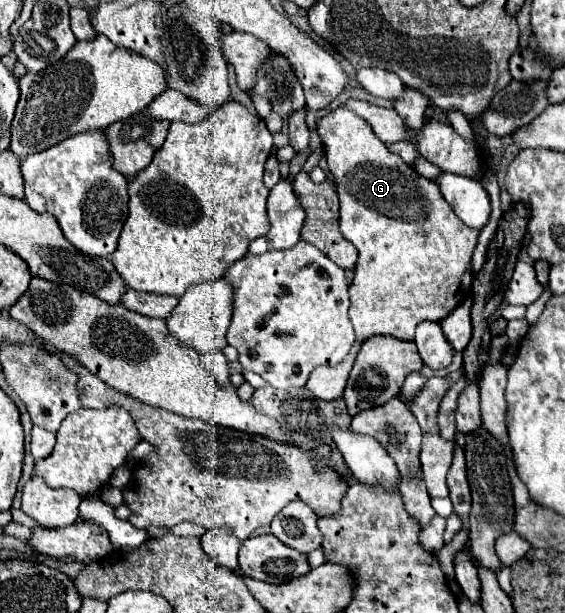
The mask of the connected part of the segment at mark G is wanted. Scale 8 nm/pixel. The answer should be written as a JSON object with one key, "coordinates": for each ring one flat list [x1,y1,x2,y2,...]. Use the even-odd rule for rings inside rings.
{"coordinates":[[337,108,329,116,321,118,317,122,317,132,325,142,325,156,341,200,341,234,359,252,355,278,349,286,349,318,355,328,355,344,349,356,343,358,337,366,319,366,313,370,305,386,317,398,333,400,343,394,355,356,367,338,375,334,393,334,399,340,415,340,415,328,419,322,441,322,471,294,471,254,477,244,479,230,465,226,453,214,449,202,441,198,439,186,433,180,419,176,409,164,401,160,401,156,389,152,385,144,373,134,369,124,349,108]]}

